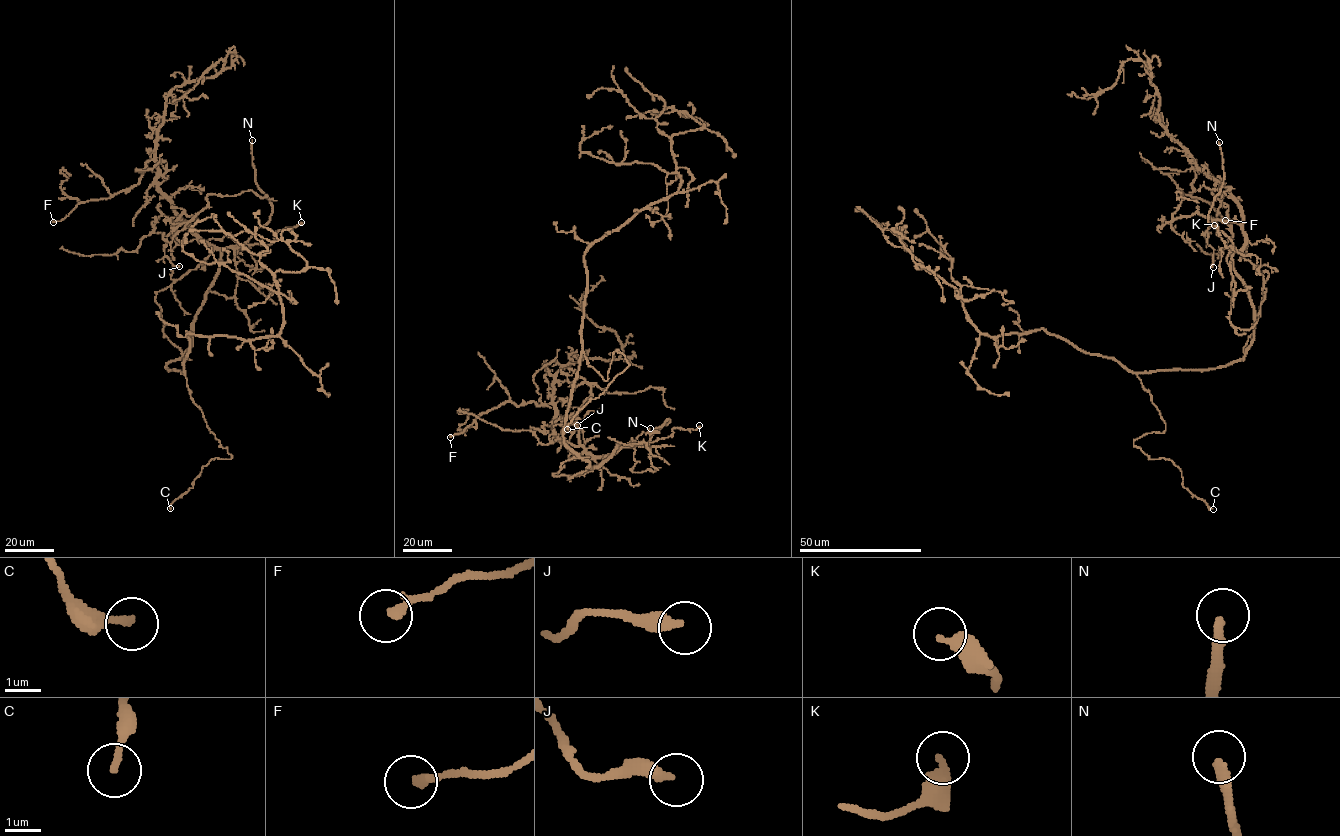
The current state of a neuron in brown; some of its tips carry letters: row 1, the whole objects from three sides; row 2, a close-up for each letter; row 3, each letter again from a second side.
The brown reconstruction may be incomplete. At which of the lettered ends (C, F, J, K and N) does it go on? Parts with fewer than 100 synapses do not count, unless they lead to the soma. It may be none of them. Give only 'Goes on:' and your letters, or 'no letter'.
Goes on: N

